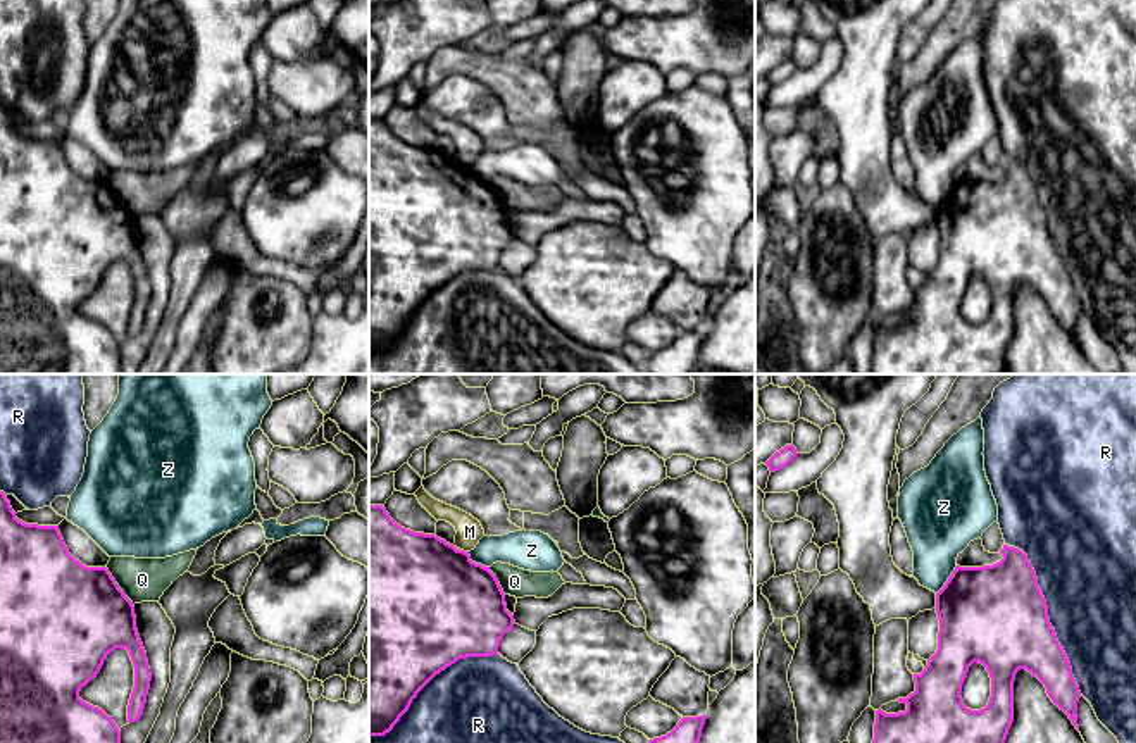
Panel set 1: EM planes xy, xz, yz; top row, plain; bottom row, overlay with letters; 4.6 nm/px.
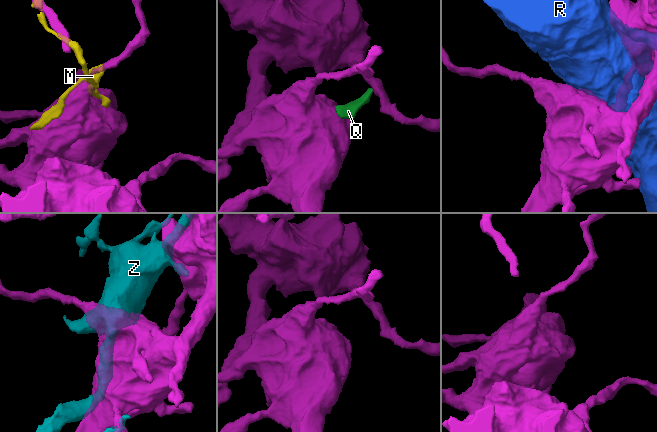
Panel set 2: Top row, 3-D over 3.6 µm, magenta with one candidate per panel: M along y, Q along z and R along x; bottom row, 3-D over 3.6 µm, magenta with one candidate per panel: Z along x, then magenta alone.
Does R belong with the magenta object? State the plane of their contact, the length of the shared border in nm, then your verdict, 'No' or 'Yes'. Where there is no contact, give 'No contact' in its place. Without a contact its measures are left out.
Touches magenta in yz. Shared border 800 nm. No

